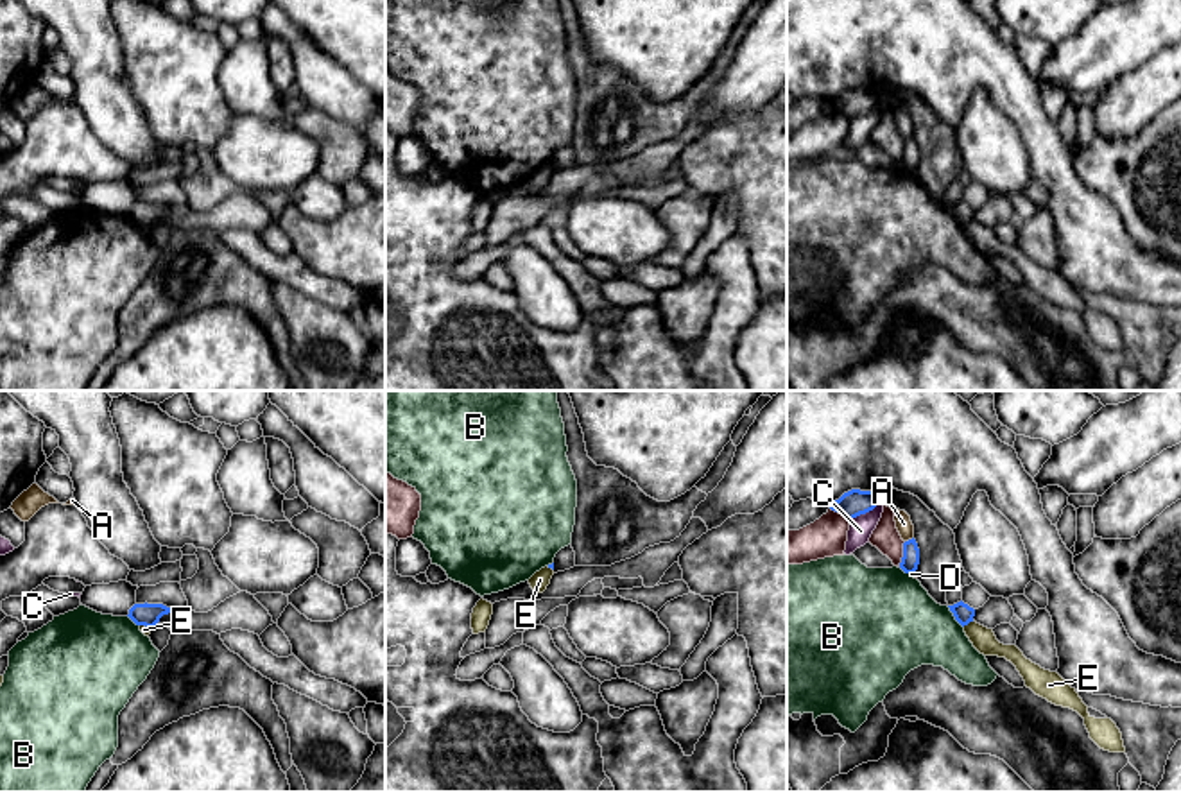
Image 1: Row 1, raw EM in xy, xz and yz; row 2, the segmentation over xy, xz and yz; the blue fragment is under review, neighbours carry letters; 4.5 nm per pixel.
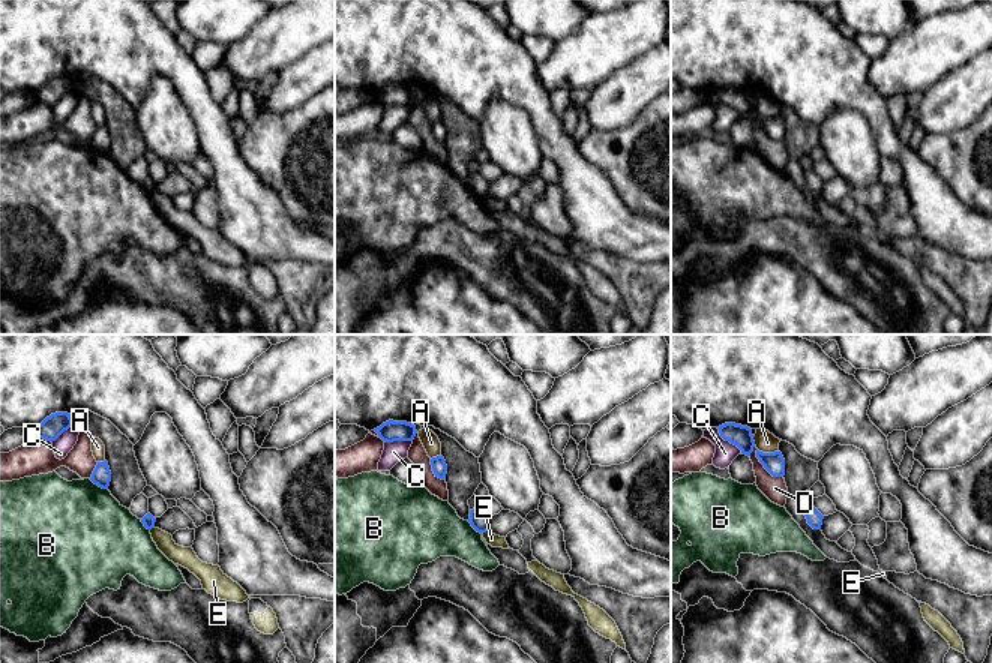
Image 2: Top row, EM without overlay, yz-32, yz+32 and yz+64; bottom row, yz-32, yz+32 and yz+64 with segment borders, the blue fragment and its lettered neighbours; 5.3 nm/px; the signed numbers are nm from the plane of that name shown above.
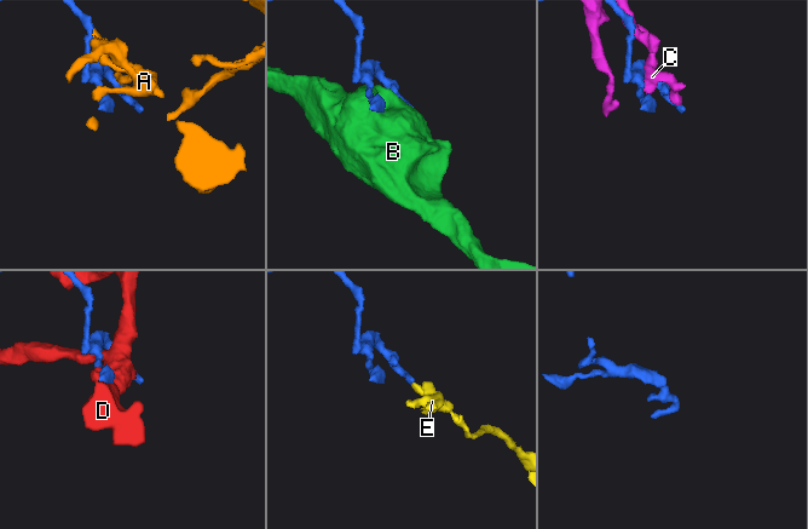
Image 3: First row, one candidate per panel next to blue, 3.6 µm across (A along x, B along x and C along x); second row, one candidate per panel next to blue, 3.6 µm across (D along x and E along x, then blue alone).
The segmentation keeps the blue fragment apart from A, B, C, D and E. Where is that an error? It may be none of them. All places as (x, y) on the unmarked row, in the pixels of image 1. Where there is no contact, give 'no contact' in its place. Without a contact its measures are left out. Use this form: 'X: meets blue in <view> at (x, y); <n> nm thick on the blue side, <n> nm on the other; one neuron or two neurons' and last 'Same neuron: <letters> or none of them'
A: meets blue in yz at (909, 138); 80 nm thick on the blue side, 70 nm on the other; two neurons
B: meets blue in yz at (954, 214); 90 nm thick on the blue side, 380 nm on the other; two neurons
C: meets blue in yz at (864, 111); 120 nm thick on the blue side, 110 nm on the other; two neurons
D: meets blue in yz at (904, 153); 80 nm thick on the blue side, 120 nm on the other; two neurons
E: meets blue in yz at (968, 221); 90 nm thick on the blue side, 110 nm on the other; two neurons
Same neuron: none of them

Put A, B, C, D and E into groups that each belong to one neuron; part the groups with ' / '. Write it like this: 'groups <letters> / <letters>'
groups A / B / C / D / E

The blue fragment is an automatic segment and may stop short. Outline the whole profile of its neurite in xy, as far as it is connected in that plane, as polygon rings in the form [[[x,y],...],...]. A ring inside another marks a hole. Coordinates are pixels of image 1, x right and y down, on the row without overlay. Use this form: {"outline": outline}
{"outline": [[[134,202],[131,208],[129,208],[129,217],[136,222],[136,224],[145,224],[145,226],[154,226],[159,217],[163,213],[168,213],[168,211],[176,211],[176,208],[172,206],[167,206],[163,202]]]}

